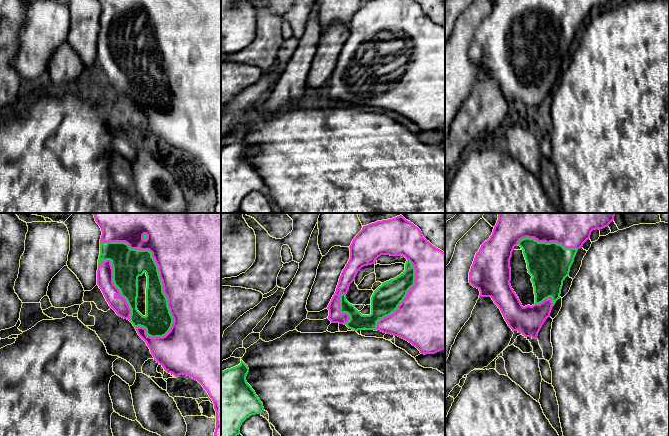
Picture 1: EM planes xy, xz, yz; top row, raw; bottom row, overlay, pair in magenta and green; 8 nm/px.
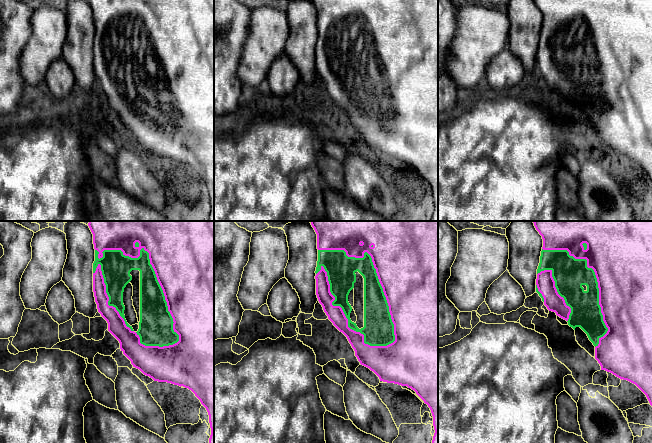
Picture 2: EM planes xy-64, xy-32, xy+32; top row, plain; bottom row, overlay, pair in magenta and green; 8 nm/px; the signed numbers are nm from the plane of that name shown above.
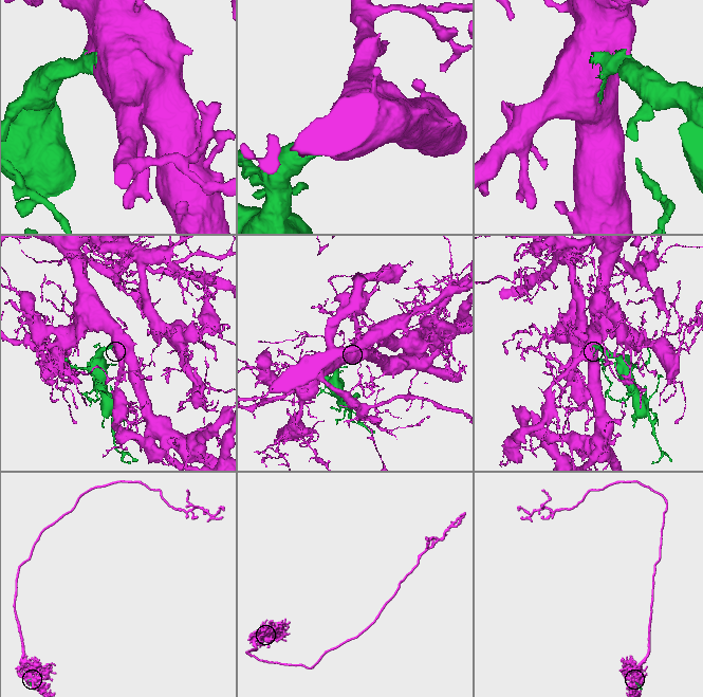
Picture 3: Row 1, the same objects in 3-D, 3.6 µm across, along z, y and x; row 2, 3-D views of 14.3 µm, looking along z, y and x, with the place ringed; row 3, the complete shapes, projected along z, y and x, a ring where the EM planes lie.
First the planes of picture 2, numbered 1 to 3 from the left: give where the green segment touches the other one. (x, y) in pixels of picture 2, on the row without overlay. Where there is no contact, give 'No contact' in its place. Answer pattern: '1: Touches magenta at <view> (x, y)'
1: Touches magenta at xy-64 (151, 40)
2: Touches magenta at xy-32 (376, 48)
3: Touches magenta at xy+32 (597, 56)

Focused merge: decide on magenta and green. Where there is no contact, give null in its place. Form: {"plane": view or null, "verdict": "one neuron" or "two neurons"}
{"plane": "xy", "verdict": "one neuron"}

